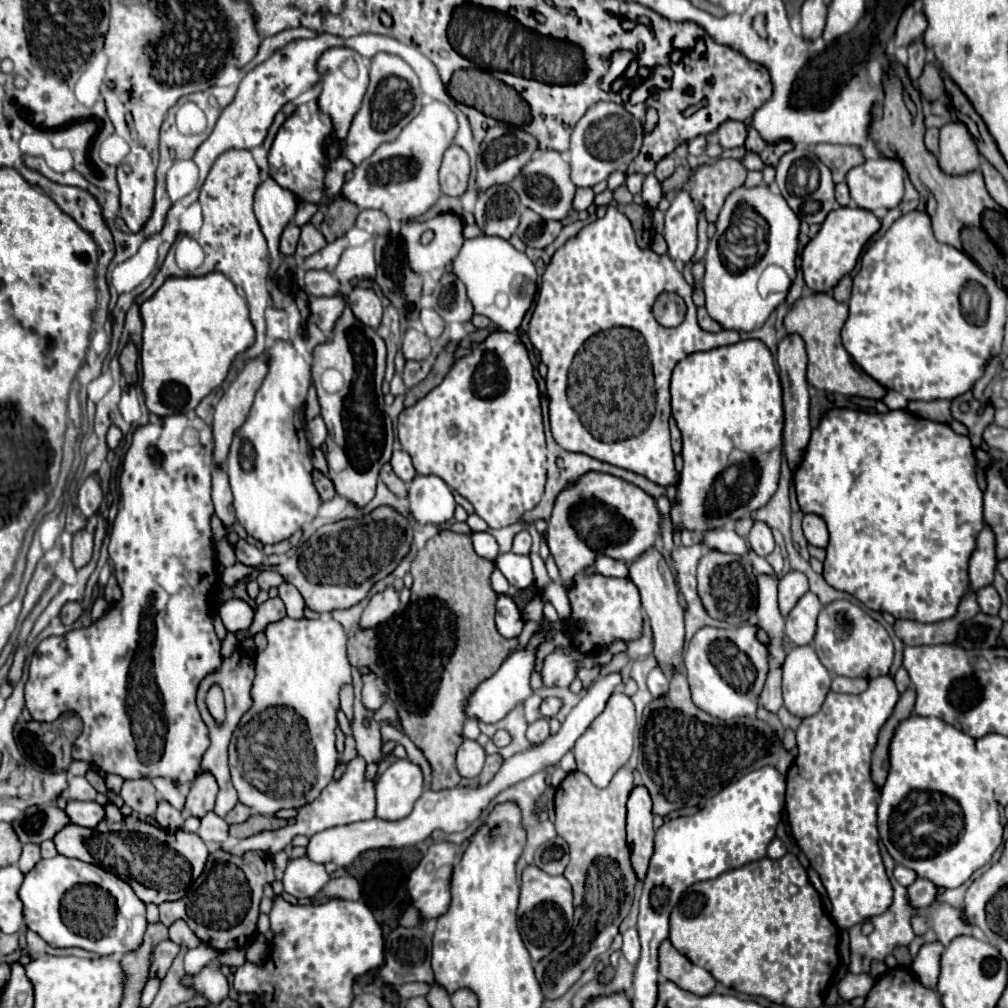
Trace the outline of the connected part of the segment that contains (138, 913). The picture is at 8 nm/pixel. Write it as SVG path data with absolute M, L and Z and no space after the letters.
M57 854L55 858L39 860L35 864L35 868L25 874L25 880L19 888L19 898L23 902L25 924L33 932L37 932L47 944L51 944L55 948L79 946L79 948L97 952L101 956L123 954L123 952L129 952L131 948L139 946L139 940L143 940L143 932L147 926L145 902L141 898L137 898L137 894L125 880L103 870L101 866L87 864L77 858L67 858L61 854Z

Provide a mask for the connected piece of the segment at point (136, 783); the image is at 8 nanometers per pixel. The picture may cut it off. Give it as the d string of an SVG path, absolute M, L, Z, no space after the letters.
M137 778L137 780L125 780L121 788L121 798L125 800L127 806L131 806L139 816L147 818L153 816L157 810L157 796L155 788L147 778Z

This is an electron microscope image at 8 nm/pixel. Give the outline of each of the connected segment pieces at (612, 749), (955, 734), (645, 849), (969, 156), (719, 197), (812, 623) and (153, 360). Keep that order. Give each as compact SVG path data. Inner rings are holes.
M615 692L607 702L607 708L591 722L587 732L573 746L577 770L587 774L597 788L605 788L615 776L615 772L627 764L633 752L633 736L635 736L635 706L629 696L625 696L623 692Z
M911 716L899 724L895 730L895 736L891 740L891 768L885 786L881 788L881 800L877 810L877 824L879 824L879 836L883 844L887 846L889 854L895 858L897 864L903 864L917 872L919 878L927 878L935 882L939 888L957 888L965 880L971 878L971 874L985 864L989 864L993 852L999 848L1003 840L1003 826L999 822L999 804L993 798L993 792L985 790L985 786L979 780L977 770L977 750L975 740L967 736L965 732L953 728L951 724L943 722L941 718L923 718L923 716ZM915 768L919 768L919 786L915 786ZM937 796L945 796L955 800L961 806L961 814L941 814L937 812ZM923 822L931 822L931 830L923 830Z
M643 786L633 788L627 802L627 844L631 848L631 864L639 880L645 880L649 860L653 856L653 814L651 814L651 796Z
M949 122L941 128L937 160L939 168L951 176L967 174L979 168L979 152L965 124Z
M719 158L711 164L701 164L691 170L685 190L691 194L695 206L705 214L707 222L715 222L727 192L745 184L747 168L737 158Z
M807 592L795 608L785 618L785 636L793 646L807 646L813 642L817 632L817 616L821 612L821 602L815 594Z
M221 272L199 278L167 278L165 284L141 304L141 318L141 386L147 408L157 416L195 410L197 404L225 380L233 358L255 340L247 300Z

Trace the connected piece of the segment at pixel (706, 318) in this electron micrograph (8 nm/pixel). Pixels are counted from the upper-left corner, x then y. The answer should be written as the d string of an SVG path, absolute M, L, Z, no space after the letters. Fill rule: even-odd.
M699 308L699 310L697 310L697 318L699 318L699 326L701 326L703 330L707 330L707 332L719 332L719 330L721 330L721 324L715 322L715 320L707 314L705 308Z

